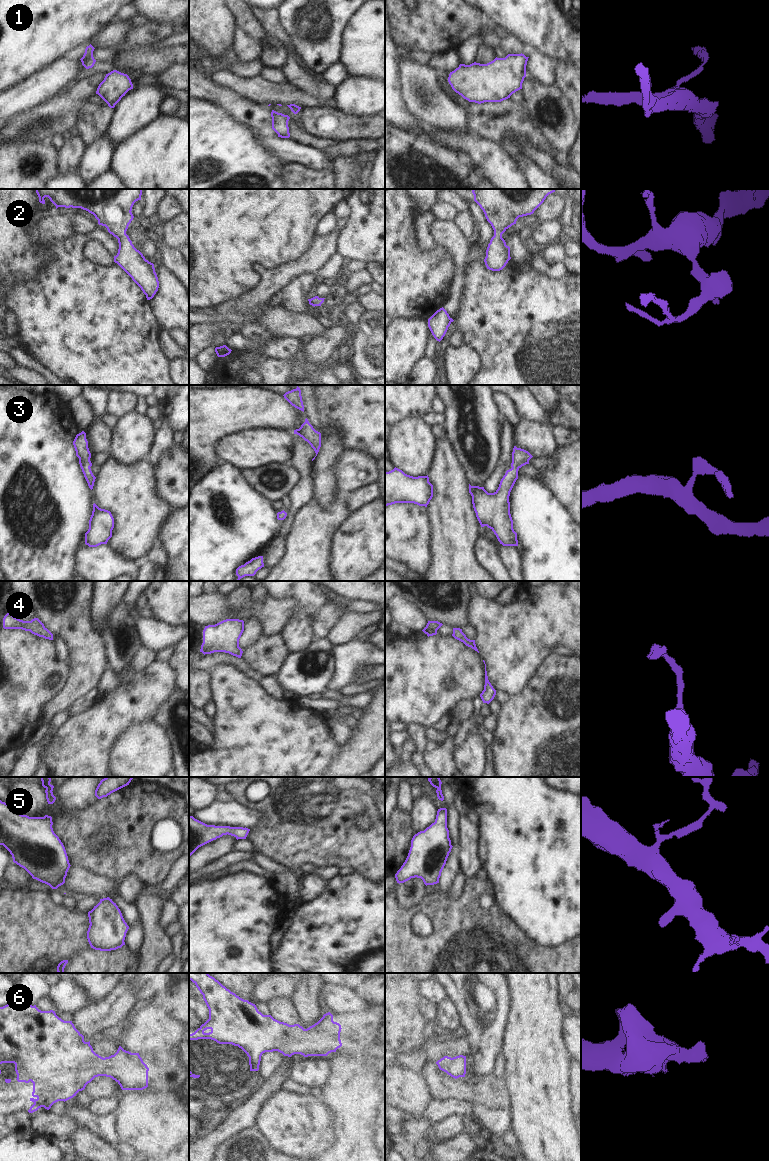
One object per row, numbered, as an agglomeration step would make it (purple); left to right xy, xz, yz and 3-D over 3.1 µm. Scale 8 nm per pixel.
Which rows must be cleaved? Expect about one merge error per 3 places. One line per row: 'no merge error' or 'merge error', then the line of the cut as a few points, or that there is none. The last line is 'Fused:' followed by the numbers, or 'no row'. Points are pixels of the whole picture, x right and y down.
1: no merge error | no cut
2: no merge error | no cut
3: no merge error | no cut
4: no merge error | no cut
5: no merge error | no cut
6: no merge error | no cut
Fused: no row

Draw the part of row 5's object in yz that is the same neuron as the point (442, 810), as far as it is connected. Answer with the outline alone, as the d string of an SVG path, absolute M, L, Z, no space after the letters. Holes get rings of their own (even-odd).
M440 808L435 822L413 836L408 856L395 874L397 883L415 877L421 878L426 886L439 883L452 847L447 828L447 809Z

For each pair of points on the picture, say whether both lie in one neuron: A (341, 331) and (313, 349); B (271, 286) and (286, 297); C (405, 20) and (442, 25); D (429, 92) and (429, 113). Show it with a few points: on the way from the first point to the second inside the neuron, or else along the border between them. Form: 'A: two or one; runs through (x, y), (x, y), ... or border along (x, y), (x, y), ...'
A: one; runs through (334, 336), (320, 348)
B: two; border along (297, 276), (292, 278), (265, 303), (260, 305)
C: one; runs through (414, 25), (433, 25)
D: one; runs through (429, 97), (429, 108)

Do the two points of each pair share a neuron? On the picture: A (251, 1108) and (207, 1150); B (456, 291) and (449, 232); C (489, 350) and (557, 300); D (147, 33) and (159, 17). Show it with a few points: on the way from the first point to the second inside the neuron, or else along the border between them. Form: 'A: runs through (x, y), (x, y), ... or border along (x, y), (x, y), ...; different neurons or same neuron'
A: runs through (239, 1118), (216, 1138); same neuron
B: runs through (458, 276), (458, 247); same neuron
C: runs through (506, 333), (513, 326), (531, 326), (540, 317); same neuron
D: border along (153, 22), (168, 23), (170, 25); different neurons

